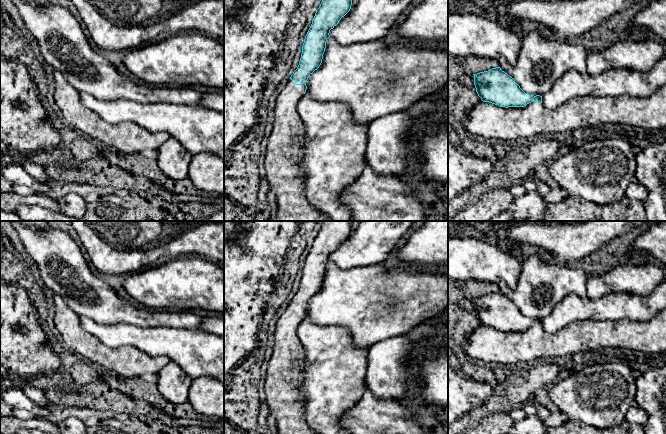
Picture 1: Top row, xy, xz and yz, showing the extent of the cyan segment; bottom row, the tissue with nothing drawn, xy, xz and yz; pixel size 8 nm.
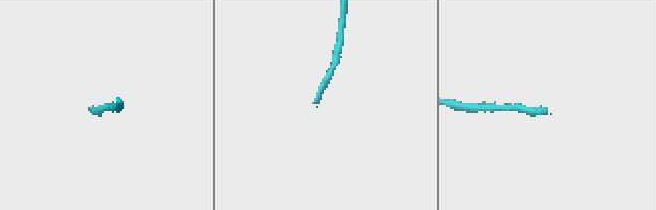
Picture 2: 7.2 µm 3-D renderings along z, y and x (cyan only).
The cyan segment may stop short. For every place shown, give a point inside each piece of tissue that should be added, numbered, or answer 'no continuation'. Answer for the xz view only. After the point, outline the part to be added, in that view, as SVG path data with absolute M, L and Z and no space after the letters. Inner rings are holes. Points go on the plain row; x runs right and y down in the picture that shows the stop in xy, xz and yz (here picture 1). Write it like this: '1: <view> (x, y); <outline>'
1: xz (284, 378); M289 303L279 317L274 331L273 353L266 369L263 398L269 407L271 422L275 425L277 434L317 434L306 422L306 399L301 392L306 355L296 330L303 319L303 310L294 309Z

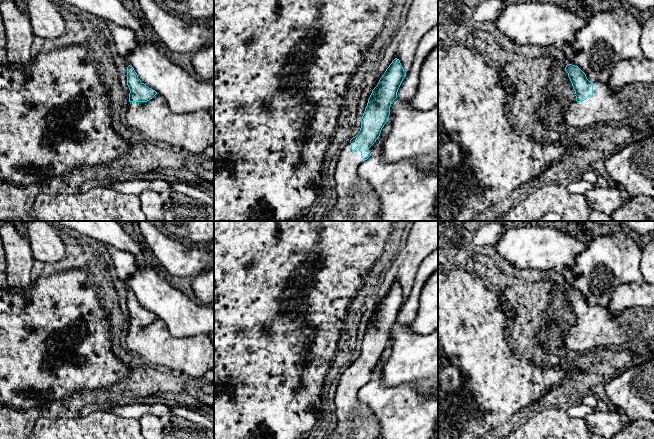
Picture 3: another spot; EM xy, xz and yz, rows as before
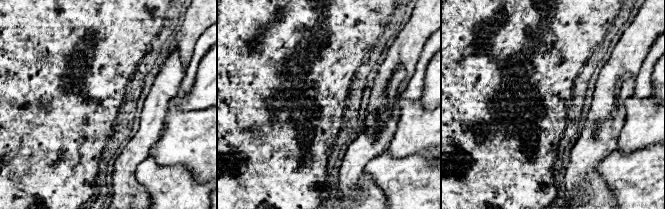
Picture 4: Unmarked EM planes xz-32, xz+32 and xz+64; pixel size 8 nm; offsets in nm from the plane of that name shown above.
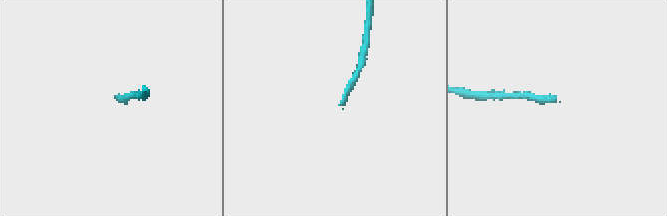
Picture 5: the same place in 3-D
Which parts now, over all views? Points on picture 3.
1: xz (422, 240); M413 221L406 242L386 271L382 285L375 291L377 301L372 314L395 282L400 284L404 295L408 296L422 261L437 249L438 221Z

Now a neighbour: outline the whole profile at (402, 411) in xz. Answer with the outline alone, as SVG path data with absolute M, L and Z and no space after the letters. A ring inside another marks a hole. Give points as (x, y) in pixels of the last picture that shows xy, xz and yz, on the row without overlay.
M375 378L358 392L358 399L367 405L379 422L379 439L438 439L438 396L424 397L414 384L386 386Z

